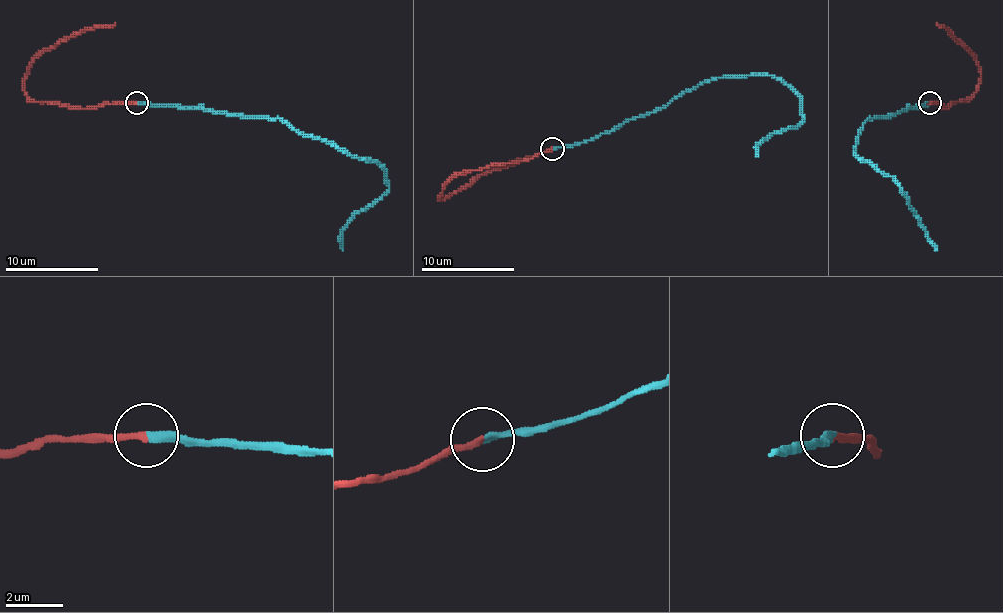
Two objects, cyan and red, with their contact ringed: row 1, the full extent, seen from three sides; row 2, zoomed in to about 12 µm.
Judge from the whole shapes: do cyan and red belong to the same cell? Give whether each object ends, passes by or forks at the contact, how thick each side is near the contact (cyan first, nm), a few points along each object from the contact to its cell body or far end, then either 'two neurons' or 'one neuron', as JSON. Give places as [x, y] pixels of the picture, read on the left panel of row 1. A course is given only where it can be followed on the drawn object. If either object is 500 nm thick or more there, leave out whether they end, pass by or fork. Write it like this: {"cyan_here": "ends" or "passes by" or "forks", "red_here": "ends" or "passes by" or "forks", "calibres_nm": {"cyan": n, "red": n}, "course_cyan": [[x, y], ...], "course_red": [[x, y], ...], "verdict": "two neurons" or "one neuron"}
{"cyan_here": "ends", "red_here": "ends", "calibres_nm": {"cyan": 240, "red": 240}, "course_cyan": [[136, 102], [277, 118], [331, 141], [342, 153], [373, 160], [389, 188], [354, 215], [342, 232], [342, 250]], "course_red": [[136, 102], [85, 109], [34, 102], [25, 90], [27, 67], [32, 62], [66, 37], [110, 27], [115, 23]], "verdict": "one neuron"}

